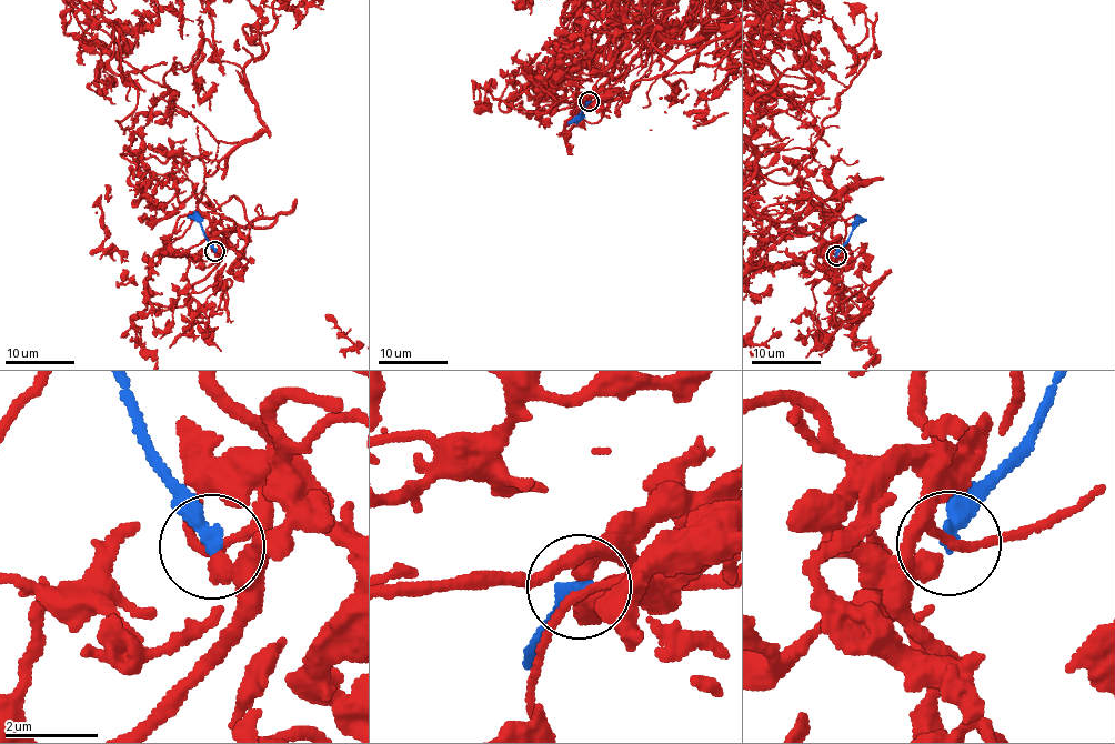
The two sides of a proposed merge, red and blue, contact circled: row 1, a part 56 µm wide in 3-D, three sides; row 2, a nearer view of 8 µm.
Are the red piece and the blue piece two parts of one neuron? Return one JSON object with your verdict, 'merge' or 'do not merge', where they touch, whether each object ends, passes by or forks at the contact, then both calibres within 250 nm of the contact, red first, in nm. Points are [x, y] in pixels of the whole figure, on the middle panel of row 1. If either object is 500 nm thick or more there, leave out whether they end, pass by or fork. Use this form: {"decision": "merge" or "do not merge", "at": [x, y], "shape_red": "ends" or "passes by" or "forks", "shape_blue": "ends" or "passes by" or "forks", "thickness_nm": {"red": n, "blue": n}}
{"decision": "do not merge", "at": [589, 101], "shape_red": "passes by", "shape_blue": "ends", "thickness_nm": {"red": 180, "blue": 320}}

